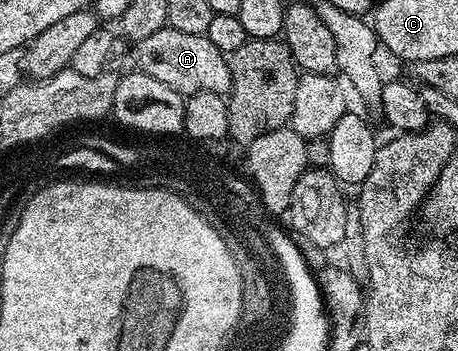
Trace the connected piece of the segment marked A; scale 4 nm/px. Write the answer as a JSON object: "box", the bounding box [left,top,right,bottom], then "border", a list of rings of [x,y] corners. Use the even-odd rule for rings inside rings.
{"box":[133,28,232,96],"border":[[[167,28],[148,36],[148,40],[140,40],[133,49],[138,57],[137,69],[160,80],[160,84],[168,84],[168,88],[178,94],[189,96],[203,90],[229,95],[232,79],[227,55],[218,51],[205,34],[192,36],[189,32],[176,32]]]}

